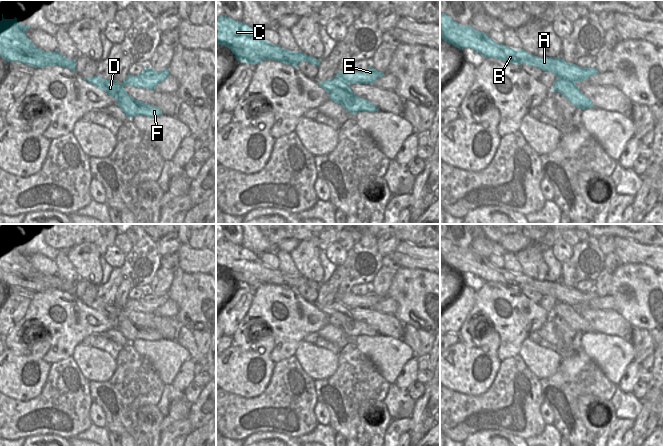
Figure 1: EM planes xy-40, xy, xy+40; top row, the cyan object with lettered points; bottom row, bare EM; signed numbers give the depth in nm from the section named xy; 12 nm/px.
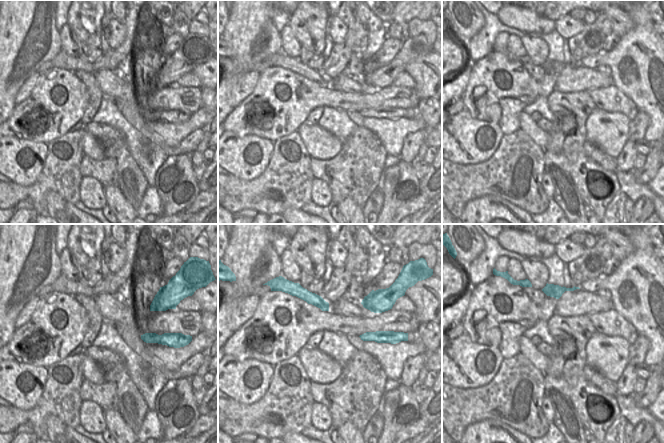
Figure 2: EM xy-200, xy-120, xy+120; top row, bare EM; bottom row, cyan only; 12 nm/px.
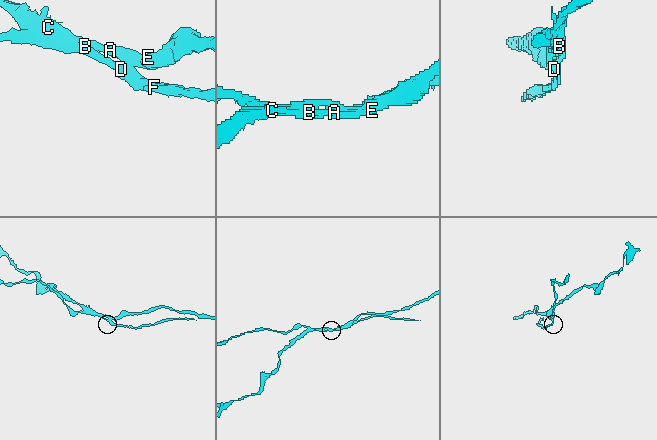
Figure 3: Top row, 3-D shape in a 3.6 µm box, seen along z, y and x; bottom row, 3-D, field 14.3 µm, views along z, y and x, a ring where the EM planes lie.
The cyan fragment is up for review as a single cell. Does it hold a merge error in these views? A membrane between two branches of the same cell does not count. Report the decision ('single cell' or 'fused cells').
fused cells

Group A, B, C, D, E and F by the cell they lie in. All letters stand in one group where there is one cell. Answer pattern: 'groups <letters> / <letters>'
groups A B C E / D F

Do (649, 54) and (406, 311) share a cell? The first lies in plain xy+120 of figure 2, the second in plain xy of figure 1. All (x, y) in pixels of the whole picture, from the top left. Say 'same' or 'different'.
same

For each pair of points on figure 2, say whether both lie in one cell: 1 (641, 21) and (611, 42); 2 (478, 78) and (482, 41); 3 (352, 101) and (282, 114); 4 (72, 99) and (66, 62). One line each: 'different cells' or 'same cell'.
1: different cells
2: different cells
3: same cell
4: different cells

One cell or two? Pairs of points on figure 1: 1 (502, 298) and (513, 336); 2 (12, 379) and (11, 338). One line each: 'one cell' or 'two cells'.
1: one cell
2: two cells

